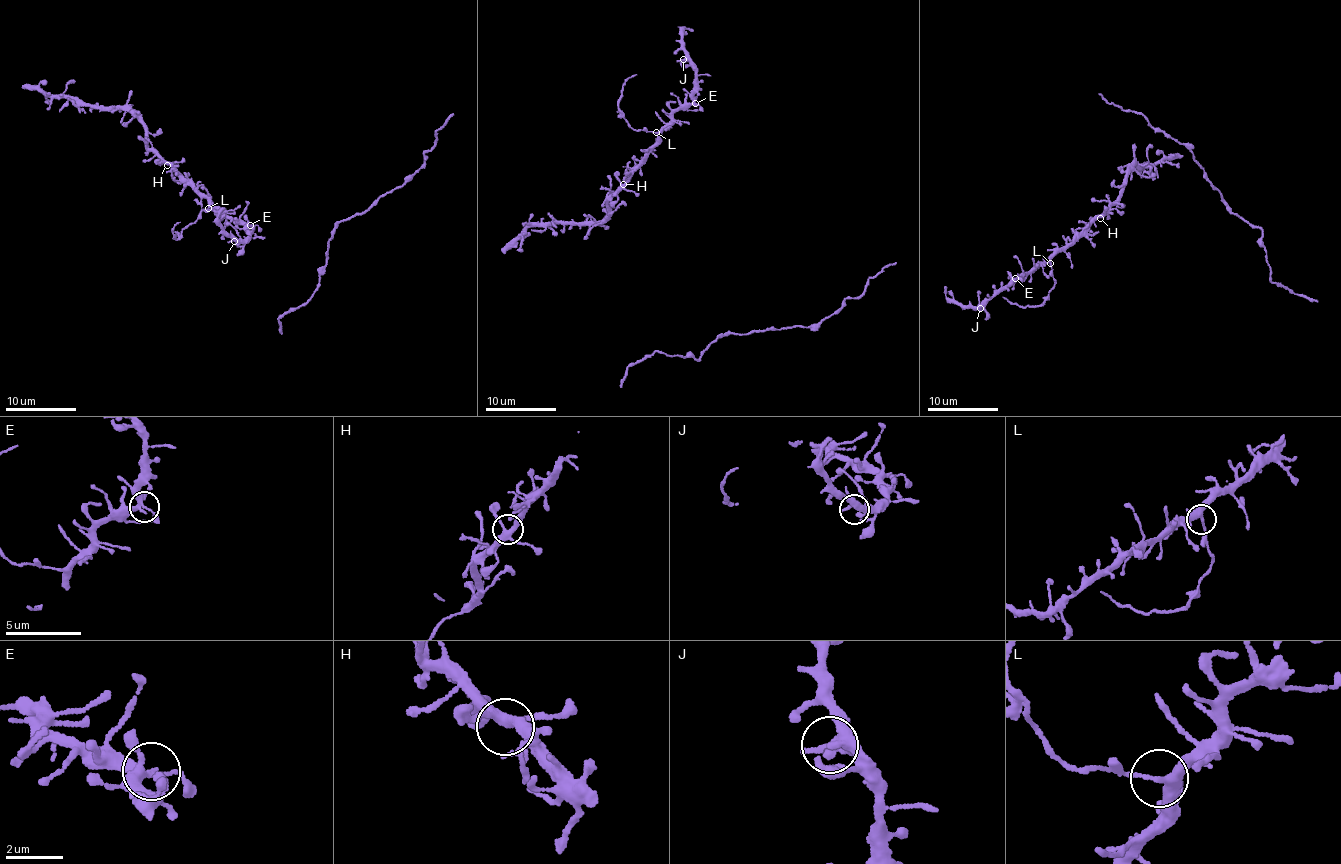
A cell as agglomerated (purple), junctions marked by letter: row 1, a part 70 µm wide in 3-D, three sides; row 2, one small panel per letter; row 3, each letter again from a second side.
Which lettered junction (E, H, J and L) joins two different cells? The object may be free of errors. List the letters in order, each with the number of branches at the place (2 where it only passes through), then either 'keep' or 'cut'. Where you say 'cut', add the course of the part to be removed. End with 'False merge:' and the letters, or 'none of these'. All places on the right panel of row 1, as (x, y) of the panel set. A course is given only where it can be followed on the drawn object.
E: 4 branches meet; keep
H: 4 branches meet; keep
J: 3 branches meet; keep
L: 4 branches meet; cut; foreign part runs (1050, 263), (1054, 283), (1043, 304), (1016, 305), (1002, 296)
False merge: L

